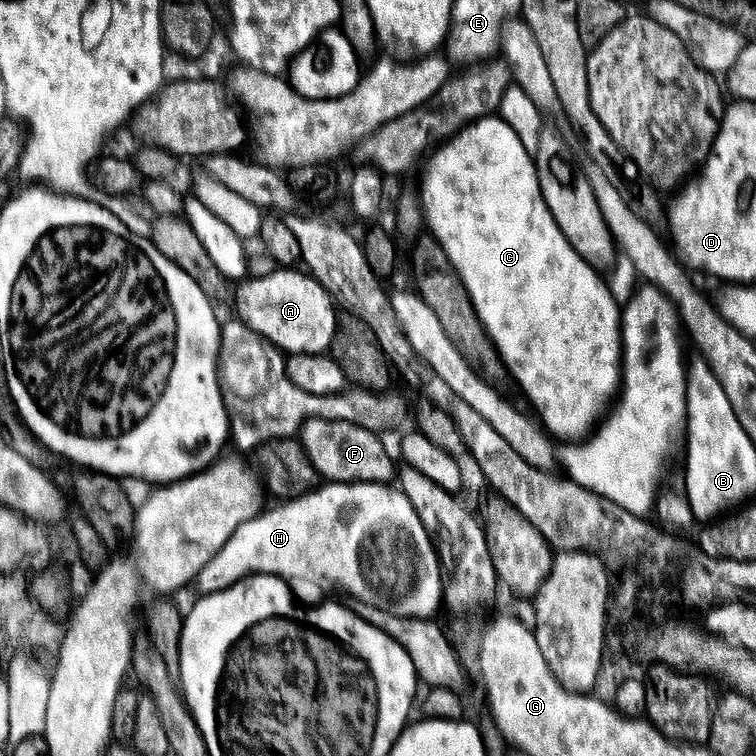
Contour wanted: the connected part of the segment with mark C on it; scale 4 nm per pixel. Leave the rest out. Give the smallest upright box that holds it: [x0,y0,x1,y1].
[422,118,624,442]

